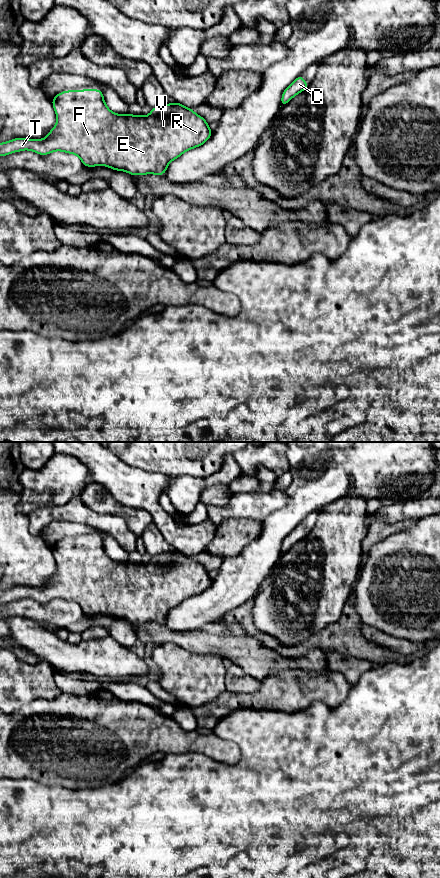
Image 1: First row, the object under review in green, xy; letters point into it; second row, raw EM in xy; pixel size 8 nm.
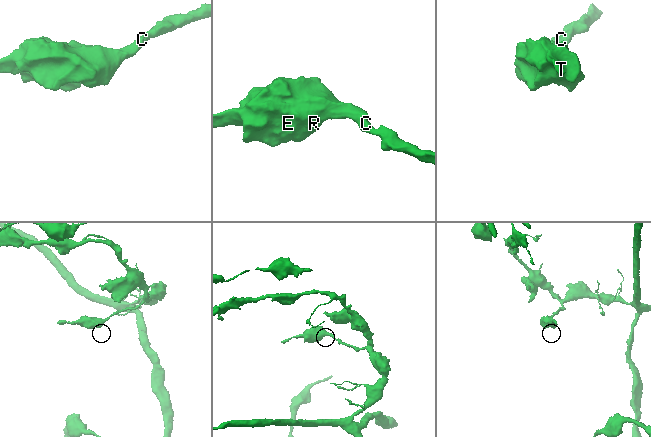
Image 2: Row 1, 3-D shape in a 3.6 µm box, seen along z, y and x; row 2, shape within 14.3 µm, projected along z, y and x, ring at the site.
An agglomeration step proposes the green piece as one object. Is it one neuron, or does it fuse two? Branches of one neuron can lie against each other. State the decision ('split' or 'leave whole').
leave whole

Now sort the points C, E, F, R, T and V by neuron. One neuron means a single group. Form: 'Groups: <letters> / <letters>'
Groups: C E F R T V

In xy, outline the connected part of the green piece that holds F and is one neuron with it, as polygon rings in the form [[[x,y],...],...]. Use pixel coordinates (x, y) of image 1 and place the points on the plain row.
[[[84,537],[62,539],[52,547],[52,552],[57,570],[47,585],[39,588],[14,586],[0,591],[0,605],[23,598],[30,598],[40,603],[62,599],[78,604],[86,615],[107,614],[113,618],[125,619],[130,623],[161,624],[166,620],[171,609],[186,599],[203,593],[212,584],[209,572],[203,565],[177,550],[154,555],[147,564],[116,562],[107,555],[101,538]]]

